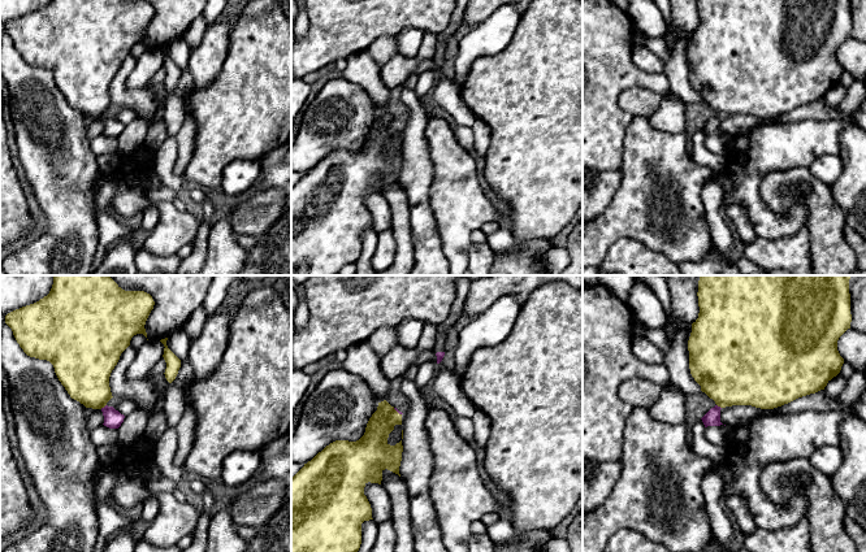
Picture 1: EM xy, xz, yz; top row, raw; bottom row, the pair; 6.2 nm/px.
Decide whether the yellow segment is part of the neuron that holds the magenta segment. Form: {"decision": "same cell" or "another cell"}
{"decision": "another cell"}

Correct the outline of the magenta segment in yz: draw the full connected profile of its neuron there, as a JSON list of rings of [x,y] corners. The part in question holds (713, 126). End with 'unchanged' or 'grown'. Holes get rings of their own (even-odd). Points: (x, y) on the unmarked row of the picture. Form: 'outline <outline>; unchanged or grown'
outline [[[715,114],[714,117],[711,117],[701,129],[705,134],[705,136],[707,135],[720,135],[723,134],[720,131],[720,116]]]; unchanged

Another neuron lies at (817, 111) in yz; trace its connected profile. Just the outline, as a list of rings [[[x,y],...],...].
[[[820,99],[815,103],[810,103],[802,107],[798,107],[788,113],[774,117],[775,123],[788,123],[788,122],[798,122],[802,119],[827,119],[827,118],[837,118],[841,116],[837,107],[827,107],[824,100]]]

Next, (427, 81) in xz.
[[[425,70],[420,74],[417,83],[415,84],[413,91],[419,97],[429,97],[436,83],[438,73],[434,70]]]

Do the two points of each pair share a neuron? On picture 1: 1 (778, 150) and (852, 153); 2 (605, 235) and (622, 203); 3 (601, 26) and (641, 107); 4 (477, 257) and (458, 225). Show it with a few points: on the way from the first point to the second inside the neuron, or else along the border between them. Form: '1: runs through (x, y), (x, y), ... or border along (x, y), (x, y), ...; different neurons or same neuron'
1: border along (852, 124), (840, 134), (839, 152); different neurons
2: runs through (609, 227), (622, 214), (622, 211); same neuron
3: border along (661, 92), (641, 87), (627, 87), (616, 101); different neurons
4: border along (472, 243), (467, 252), (467, 261); different neurons

